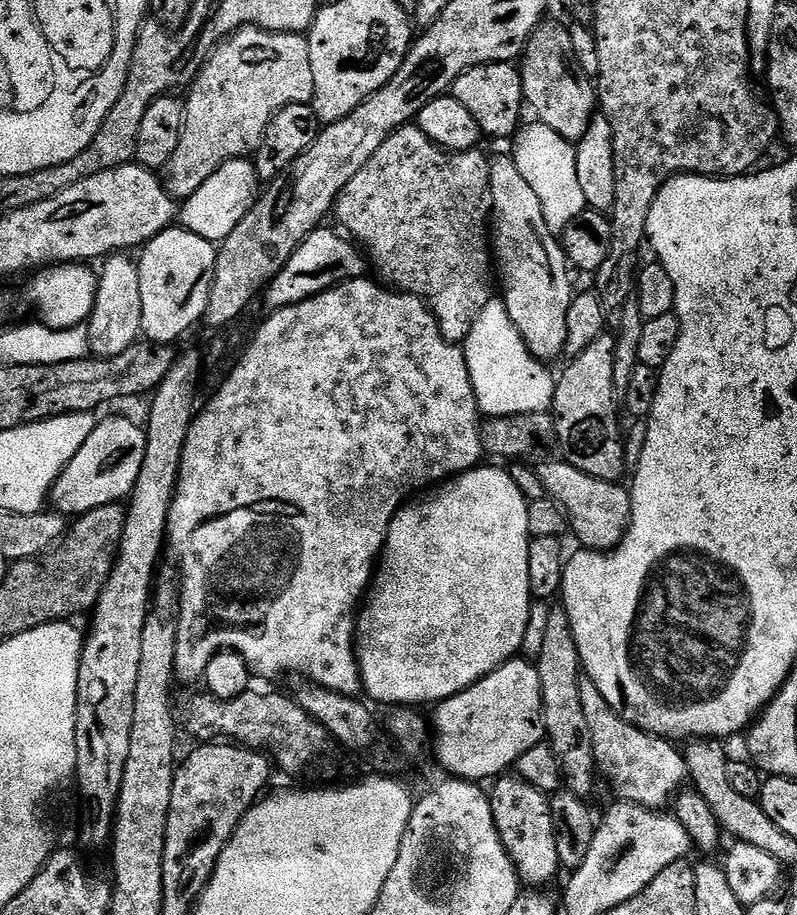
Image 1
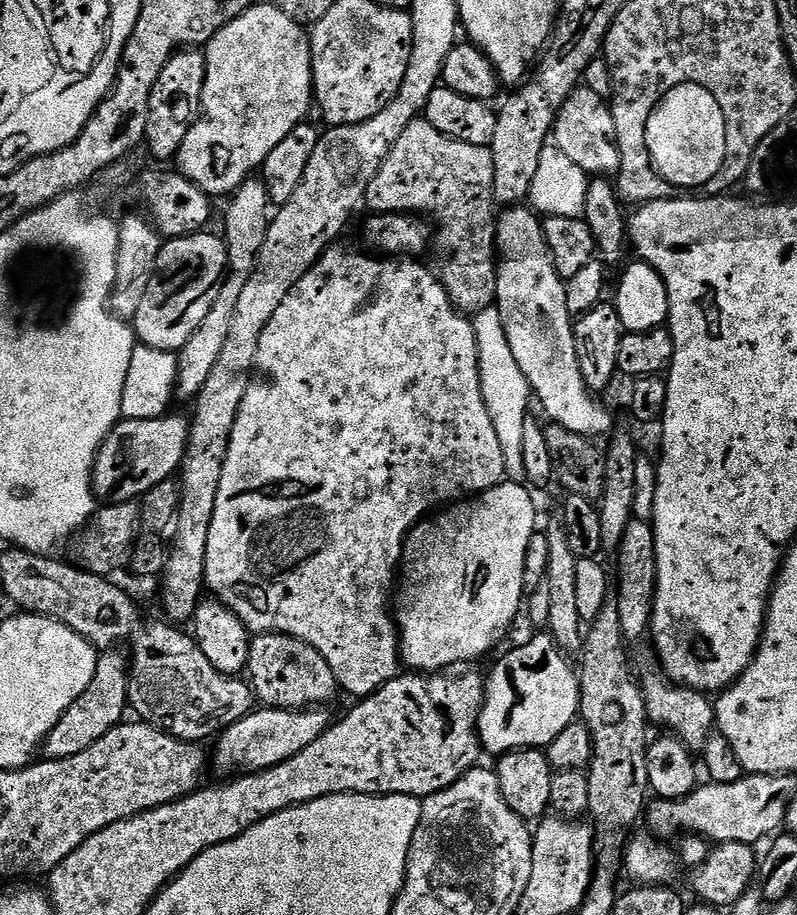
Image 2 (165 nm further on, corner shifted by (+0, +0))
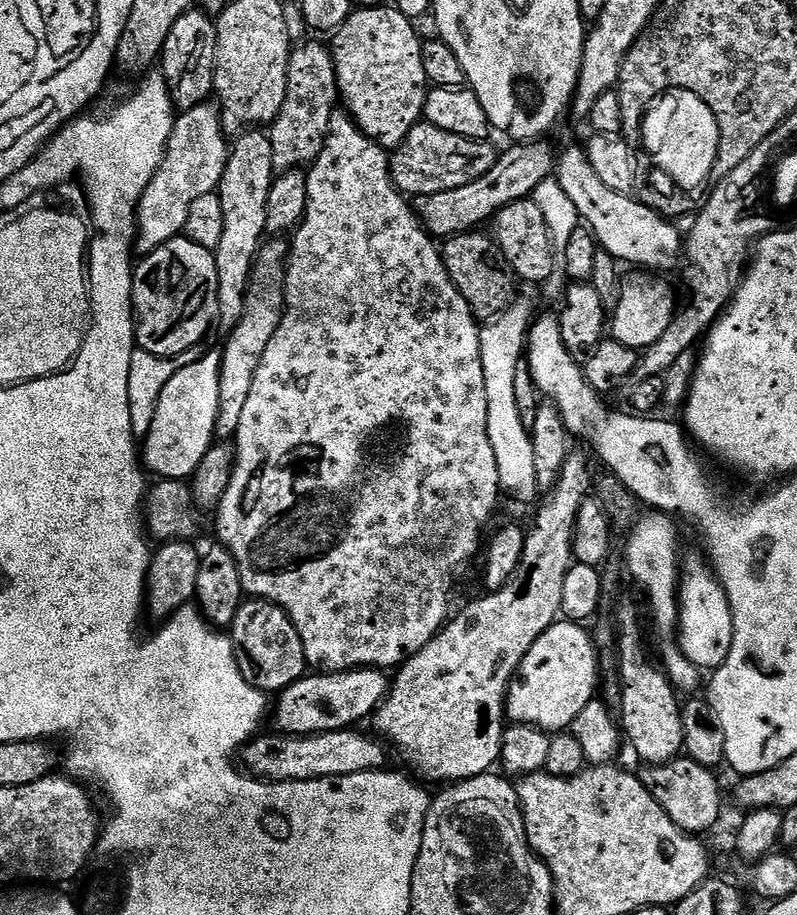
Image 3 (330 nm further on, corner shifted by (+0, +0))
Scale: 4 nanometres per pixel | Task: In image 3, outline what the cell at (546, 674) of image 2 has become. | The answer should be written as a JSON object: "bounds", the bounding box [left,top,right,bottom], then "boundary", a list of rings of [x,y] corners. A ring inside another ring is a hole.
{"bounds":[506,619,600,734],"boundary":[[[561,619],[550,625],[522,658],[508,688],[506,716],[514,724],[533,724],[543,732],[555,734],[571,729],[574,718],[597,695],[596,679],[600,664],[596,661],[596,641],[580,622]]]}

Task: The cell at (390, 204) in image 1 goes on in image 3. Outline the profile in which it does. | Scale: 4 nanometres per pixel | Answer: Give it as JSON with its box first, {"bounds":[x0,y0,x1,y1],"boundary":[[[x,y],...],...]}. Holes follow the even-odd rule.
{"bounds":[391,122,498,198],"boundary":[[[427,122],[415,124],[410,134],[406,134],[403,142],[391,153],[392,183],[401,193],[412,198],[466,186],[482,178],[482,174],[494,166],[498,152],[490,145],[488,140],[462,138],[446,130],[438,130],[438,126]]]}

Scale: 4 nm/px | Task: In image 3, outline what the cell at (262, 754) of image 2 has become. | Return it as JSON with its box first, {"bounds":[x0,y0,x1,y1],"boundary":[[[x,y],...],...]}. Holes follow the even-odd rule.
{"bounds":[274,668,390,736],"boundary":[[[351,668],[349,672],[330,672],[327,674],[305,674],[301,680],[294,682],[274,700],[274,716],[281,733],[290,736],[313,736],[323,732],[333,732],[343,728],[359,725],[359,720],[364,720],[373,715],[380,703],[388,697],[390,676],[387,671],[379,668]]]}

